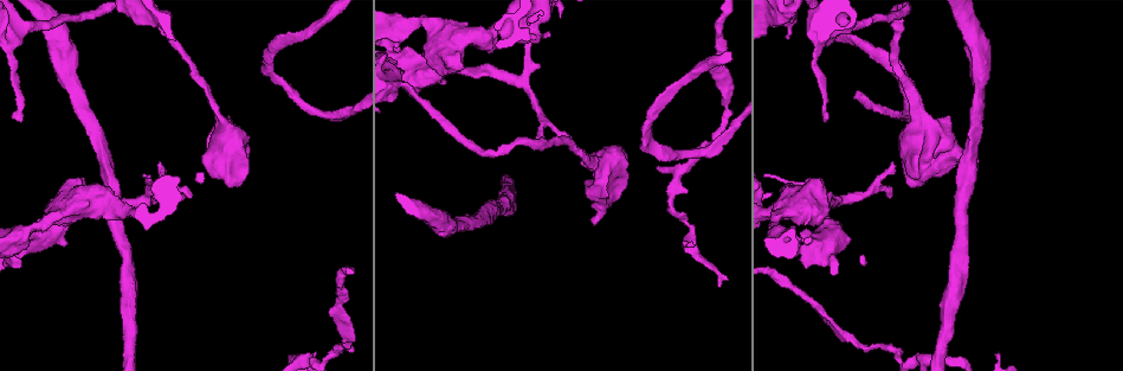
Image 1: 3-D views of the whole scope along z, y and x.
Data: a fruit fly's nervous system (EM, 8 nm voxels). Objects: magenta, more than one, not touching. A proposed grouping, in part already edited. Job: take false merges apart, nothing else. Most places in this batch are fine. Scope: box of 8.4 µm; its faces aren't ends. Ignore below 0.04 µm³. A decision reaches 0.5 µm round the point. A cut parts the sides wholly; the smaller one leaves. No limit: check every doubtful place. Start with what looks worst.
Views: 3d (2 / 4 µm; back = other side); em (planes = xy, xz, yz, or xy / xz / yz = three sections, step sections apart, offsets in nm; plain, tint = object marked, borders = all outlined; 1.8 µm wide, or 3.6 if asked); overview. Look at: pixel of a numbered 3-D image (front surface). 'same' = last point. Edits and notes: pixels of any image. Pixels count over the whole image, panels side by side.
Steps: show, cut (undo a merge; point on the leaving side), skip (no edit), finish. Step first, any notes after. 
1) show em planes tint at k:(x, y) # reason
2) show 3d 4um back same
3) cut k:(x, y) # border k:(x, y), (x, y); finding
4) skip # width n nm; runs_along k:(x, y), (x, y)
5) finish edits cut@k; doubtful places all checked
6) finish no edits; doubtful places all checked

show 3d 2um at 1:(400, 84) # side arm on a straight run

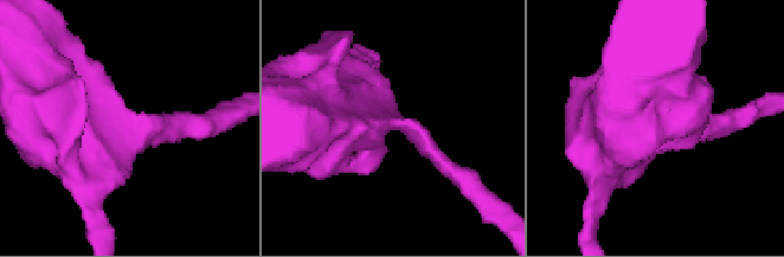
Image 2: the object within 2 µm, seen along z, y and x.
show em yz step 4 tint at 2:(389, 121) # now the EM

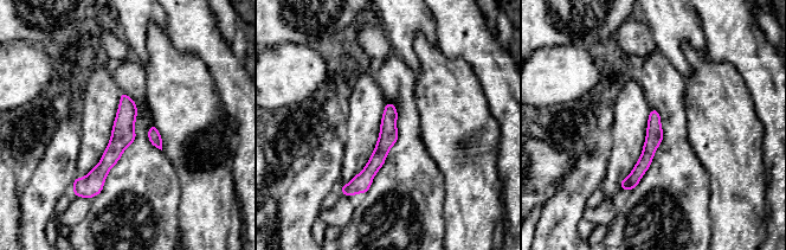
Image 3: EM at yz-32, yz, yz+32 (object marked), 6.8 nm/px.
show em planes borders same # another direction

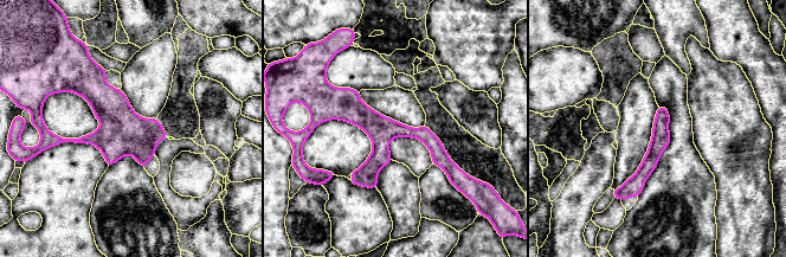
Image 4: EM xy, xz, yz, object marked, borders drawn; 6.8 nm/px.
skip # one neuron here

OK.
show em 3.6um planes tint at 1:(815, 208) # sudden change in width

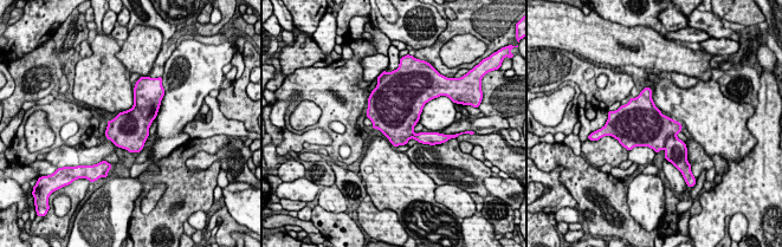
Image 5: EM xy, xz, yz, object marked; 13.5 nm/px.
cut 5:(676, 151) # width 550 nm; border 5:(676, 134), (667, 137), (663, 148); two neurons meet here

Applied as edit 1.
show overview # redraw

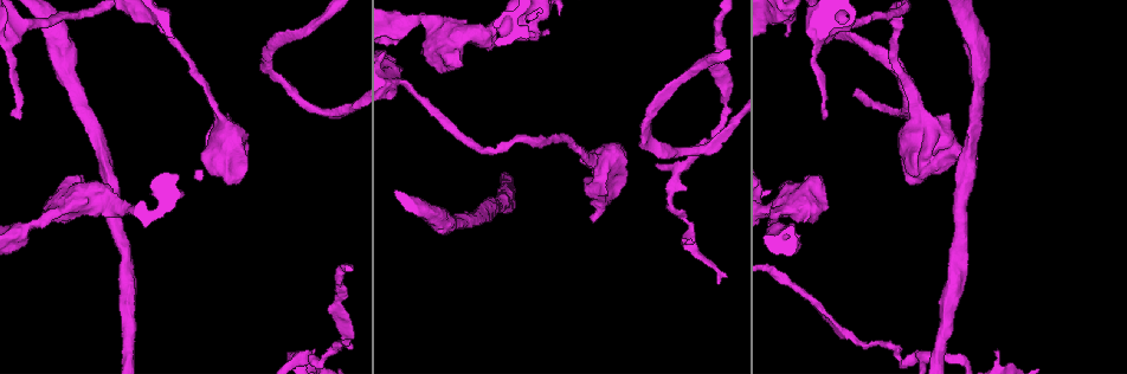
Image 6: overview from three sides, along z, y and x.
show 3d 4um back at 6:(601, 161) # sudden change in width

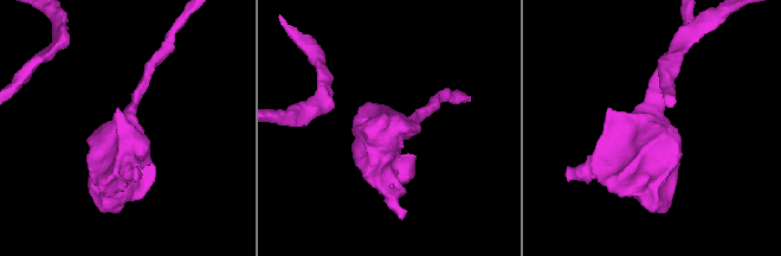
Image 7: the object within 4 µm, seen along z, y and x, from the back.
show em 3.6um planes tint at 7:(655, 125) # need the tissue

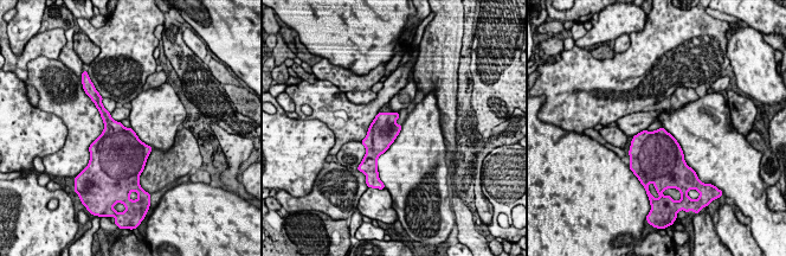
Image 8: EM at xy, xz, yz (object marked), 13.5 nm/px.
skip # one neuron here

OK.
finish edits cut@5; doubtful places all checked

